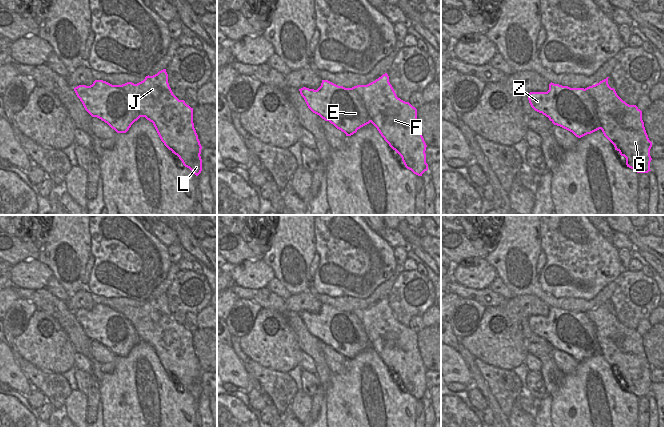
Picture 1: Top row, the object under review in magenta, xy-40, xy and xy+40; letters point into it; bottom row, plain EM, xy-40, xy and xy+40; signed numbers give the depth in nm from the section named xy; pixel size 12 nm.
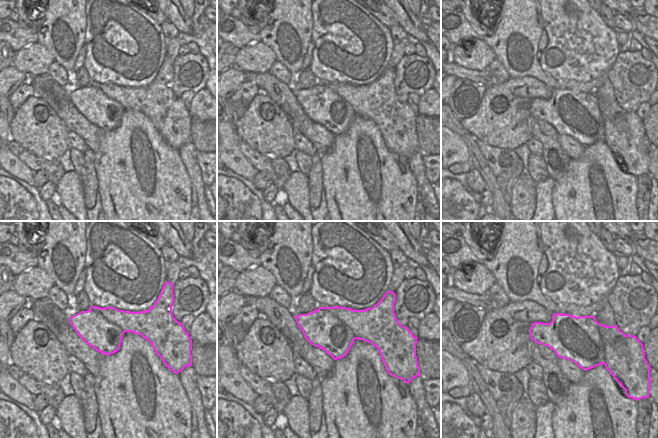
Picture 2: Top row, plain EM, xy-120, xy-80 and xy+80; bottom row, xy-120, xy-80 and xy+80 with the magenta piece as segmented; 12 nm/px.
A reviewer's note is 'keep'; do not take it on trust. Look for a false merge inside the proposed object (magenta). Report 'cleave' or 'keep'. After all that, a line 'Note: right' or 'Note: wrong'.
cleave
Note: wrong

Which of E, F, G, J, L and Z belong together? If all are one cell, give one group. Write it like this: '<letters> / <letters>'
E Z / F G J L

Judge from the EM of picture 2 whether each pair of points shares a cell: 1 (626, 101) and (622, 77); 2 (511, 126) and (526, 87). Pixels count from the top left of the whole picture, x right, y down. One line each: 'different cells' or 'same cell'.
1: same cell
2: same cell

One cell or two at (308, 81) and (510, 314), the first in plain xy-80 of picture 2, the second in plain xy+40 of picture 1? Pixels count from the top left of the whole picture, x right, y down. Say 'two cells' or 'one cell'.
one cell

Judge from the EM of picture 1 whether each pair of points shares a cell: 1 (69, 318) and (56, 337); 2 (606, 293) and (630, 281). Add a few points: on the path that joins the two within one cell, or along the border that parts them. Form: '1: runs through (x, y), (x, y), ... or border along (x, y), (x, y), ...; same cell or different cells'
1: border along (46, 312), (64, 330), (74, 349); different cells
2: border along (617, 279), (617, 284), (609, 300); different cells

